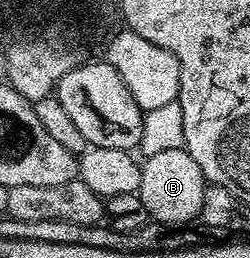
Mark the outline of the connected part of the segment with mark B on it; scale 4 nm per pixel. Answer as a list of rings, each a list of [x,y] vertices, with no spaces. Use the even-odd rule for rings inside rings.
[[[184,148],[174,149],[161,151],[142,162],[138,195],[141,203],[145,203],[145,211],[152,222],[168,227],[187,227],[201,211],[207,186],[208,182],[193,155]]]

